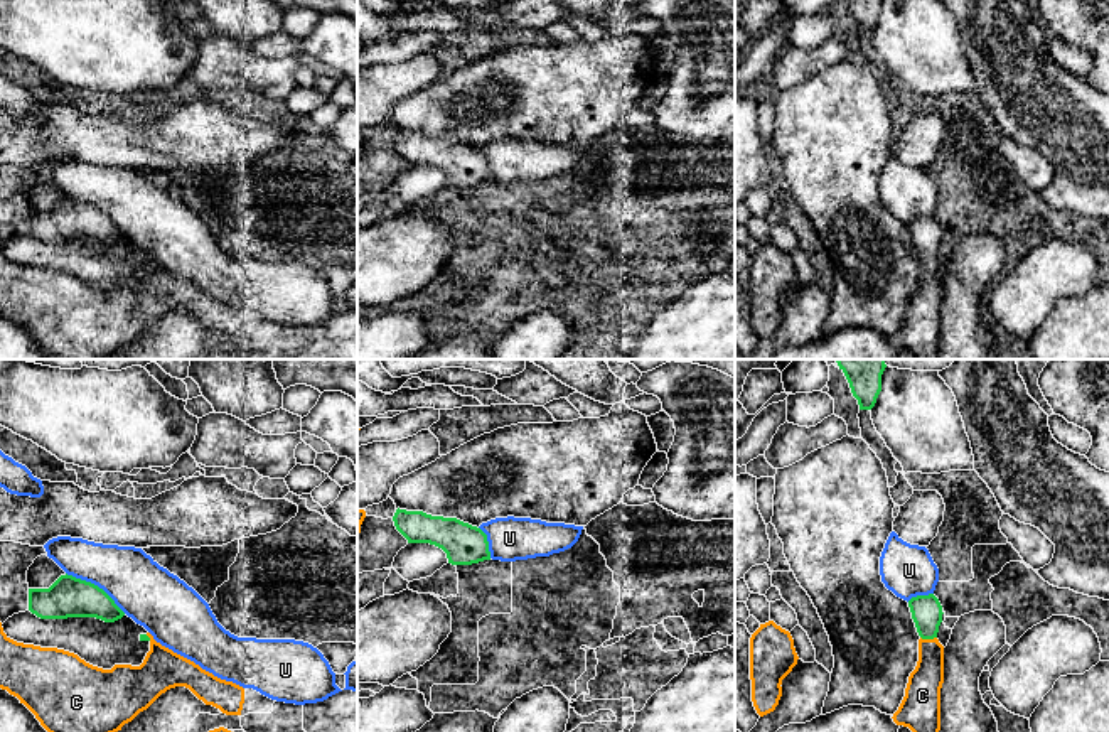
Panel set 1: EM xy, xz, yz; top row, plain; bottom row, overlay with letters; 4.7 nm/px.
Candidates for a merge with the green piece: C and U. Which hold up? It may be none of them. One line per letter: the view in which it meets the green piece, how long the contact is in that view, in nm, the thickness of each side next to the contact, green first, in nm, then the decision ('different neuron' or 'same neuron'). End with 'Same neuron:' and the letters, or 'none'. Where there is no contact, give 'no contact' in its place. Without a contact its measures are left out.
C: contact in yz; length 80 nm; calibres 140 and 160 nm; same neuron
U: contact in xy; length 340 nm; calibres 190 and 280 nm; different neuron
Same neuron: C

